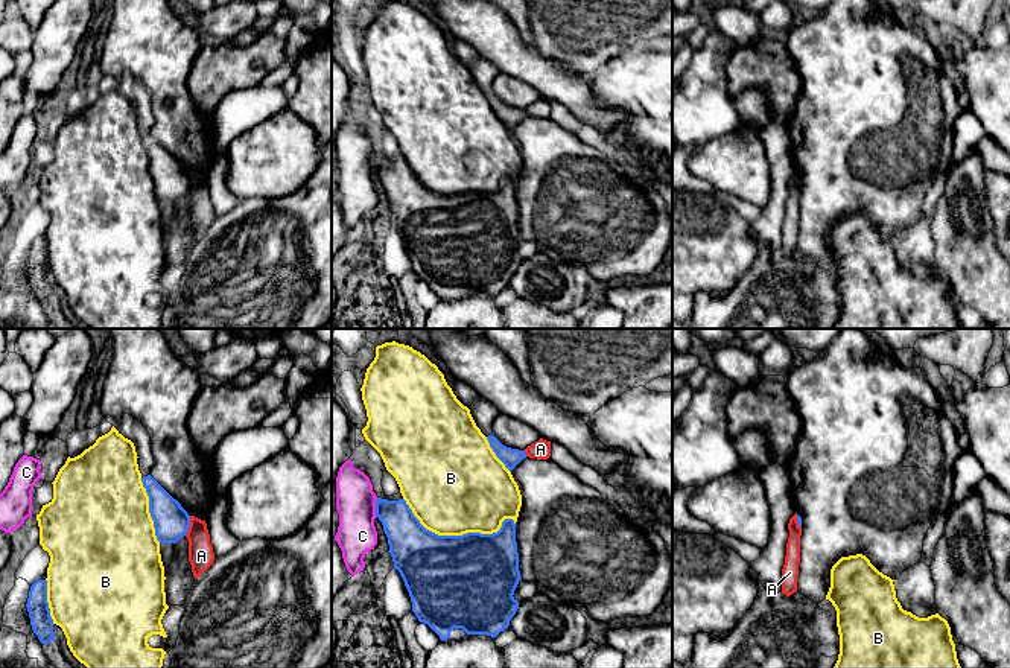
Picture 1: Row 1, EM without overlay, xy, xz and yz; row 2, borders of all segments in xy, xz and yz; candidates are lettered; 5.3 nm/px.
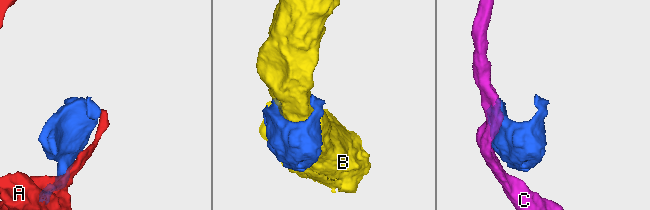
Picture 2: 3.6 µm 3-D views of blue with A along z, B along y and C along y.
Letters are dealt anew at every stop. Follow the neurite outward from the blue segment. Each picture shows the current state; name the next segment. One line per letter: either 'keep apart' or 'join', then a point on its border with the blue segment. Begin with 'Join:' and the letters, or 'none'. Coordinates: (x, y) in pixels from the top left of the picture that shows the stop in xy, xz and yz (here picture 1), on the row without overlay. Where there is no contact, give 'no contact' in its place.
Join: none
A: keep apart; meets blue in xy at (189, 184)
B: keep apart; meets blue in xz at (458, 195)
C: keep apart; meets blue in xz at (376, 166)

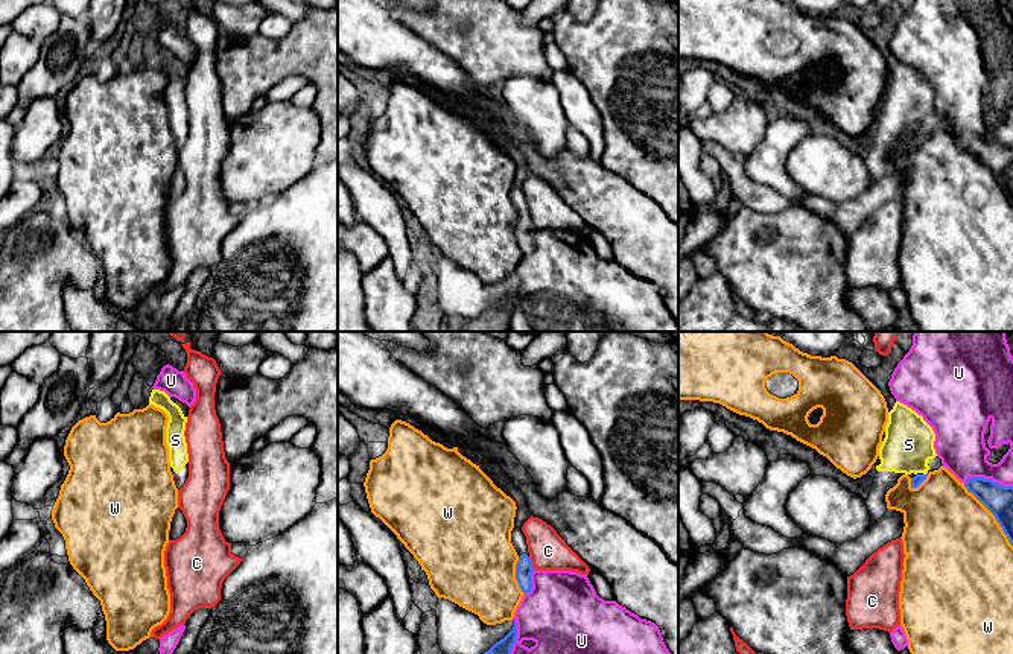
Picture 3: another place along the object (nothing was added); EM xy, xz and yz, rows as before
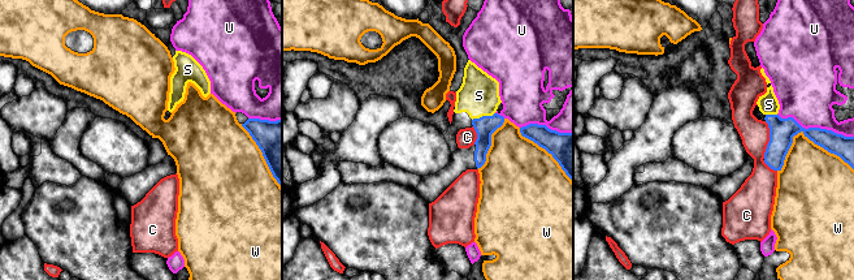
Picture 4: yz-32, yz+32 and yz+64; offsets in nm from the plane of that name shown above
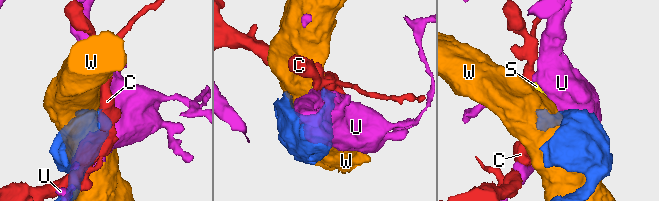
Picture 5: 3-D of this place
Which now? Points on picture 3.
Join: S
C: keep apart; meets blue in xz at (531, 222)
S: join; meets blue in yz at (927, 133)
U: keep apart; meets blue in xz at (511, 306)
W: keep apart; meets blue in yz at (992, 172)

